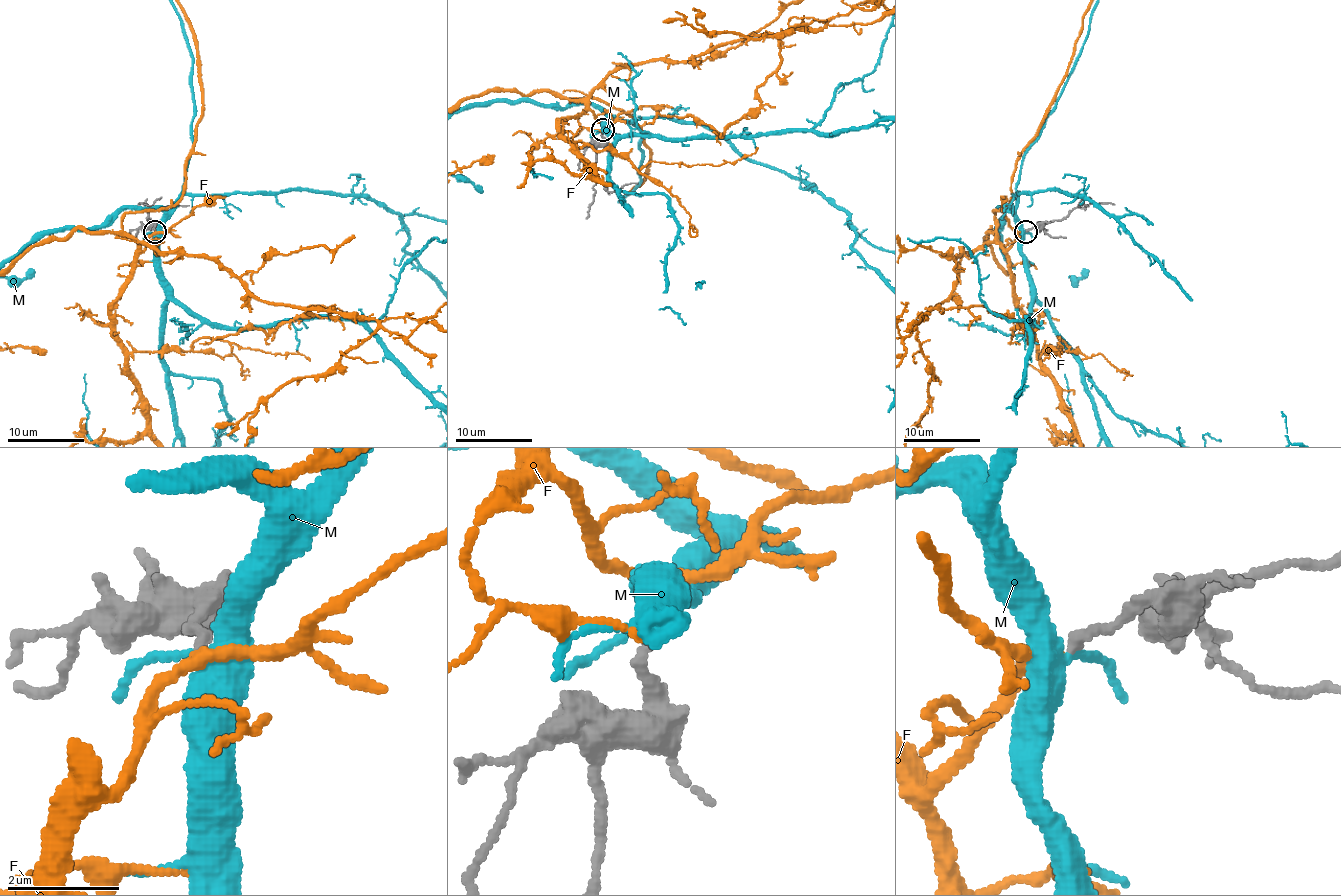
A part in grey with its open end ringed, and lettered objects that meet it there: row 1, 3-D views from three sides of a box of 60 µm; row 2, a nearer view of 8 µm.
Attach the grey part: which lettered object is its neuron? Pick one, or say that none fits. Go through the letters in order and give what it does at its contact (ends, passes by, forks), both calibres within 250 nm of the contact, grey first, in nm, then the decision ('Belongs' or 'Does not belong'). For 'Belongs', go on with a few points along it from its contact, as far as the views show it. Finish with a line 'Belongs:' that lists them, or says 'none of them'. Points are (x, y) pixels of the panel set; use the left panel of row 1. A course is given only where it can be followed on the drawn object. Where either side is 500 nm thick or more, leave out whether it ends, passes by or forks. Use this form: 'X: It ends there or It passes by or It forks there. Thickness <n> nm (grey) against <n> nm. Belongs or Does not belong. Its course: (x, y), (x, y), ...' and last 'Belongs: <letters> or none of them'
F: It passes by. Thickness 180 nm (grey) against 180 nm. Belongs
M: It forks there. Thickness 190 nm (grey) against 360 nm. Does not belong
Belongs: F

